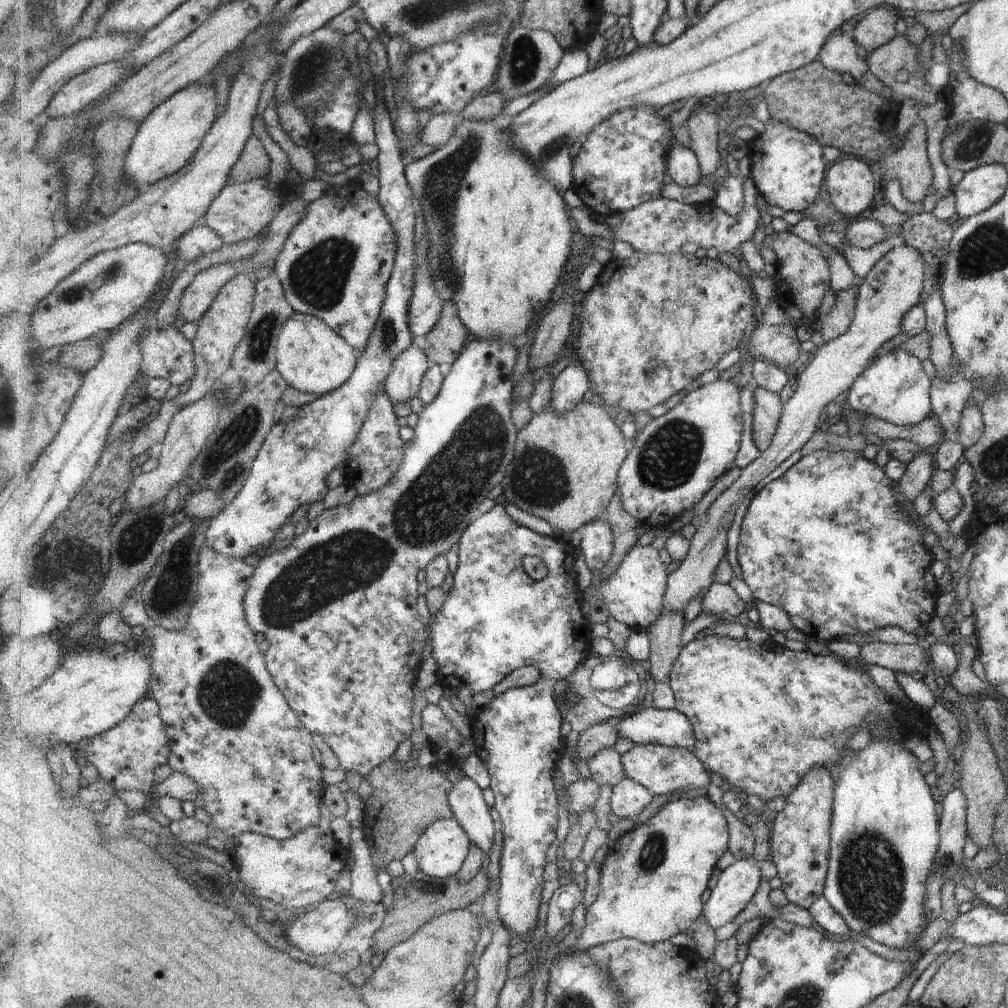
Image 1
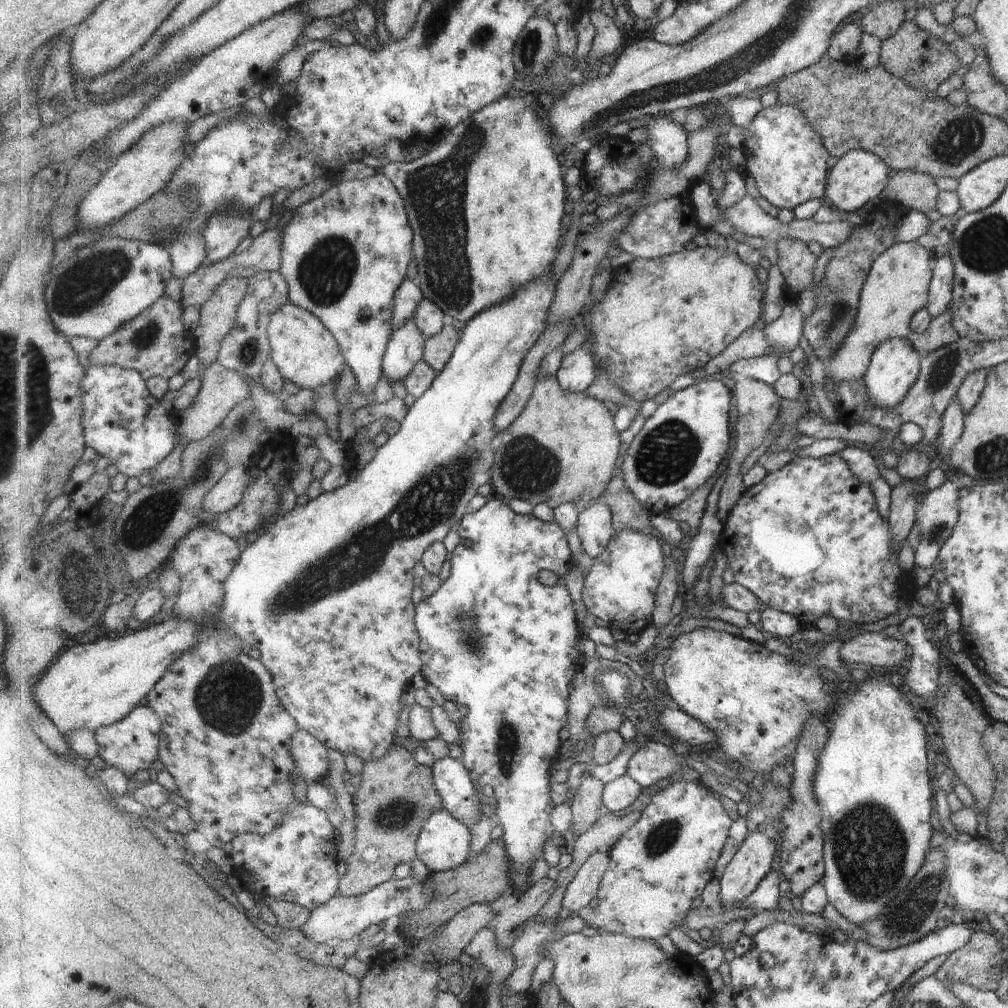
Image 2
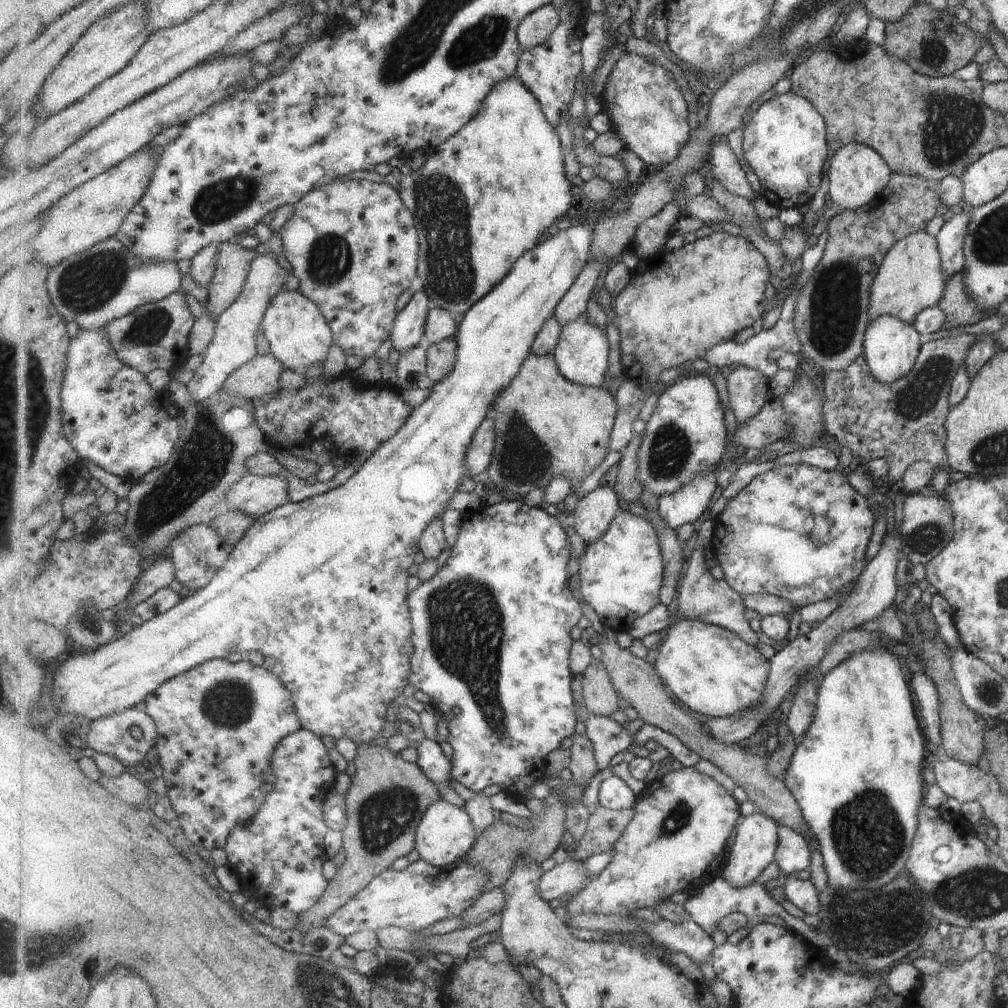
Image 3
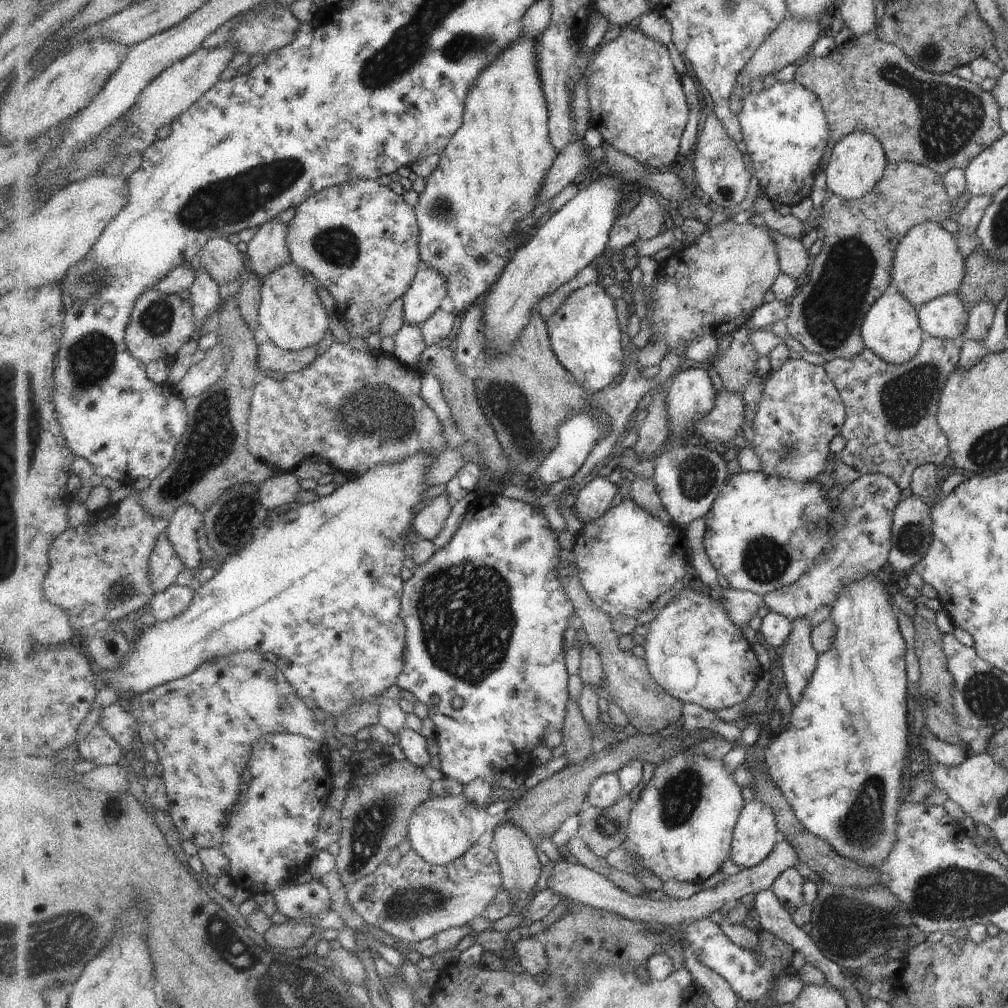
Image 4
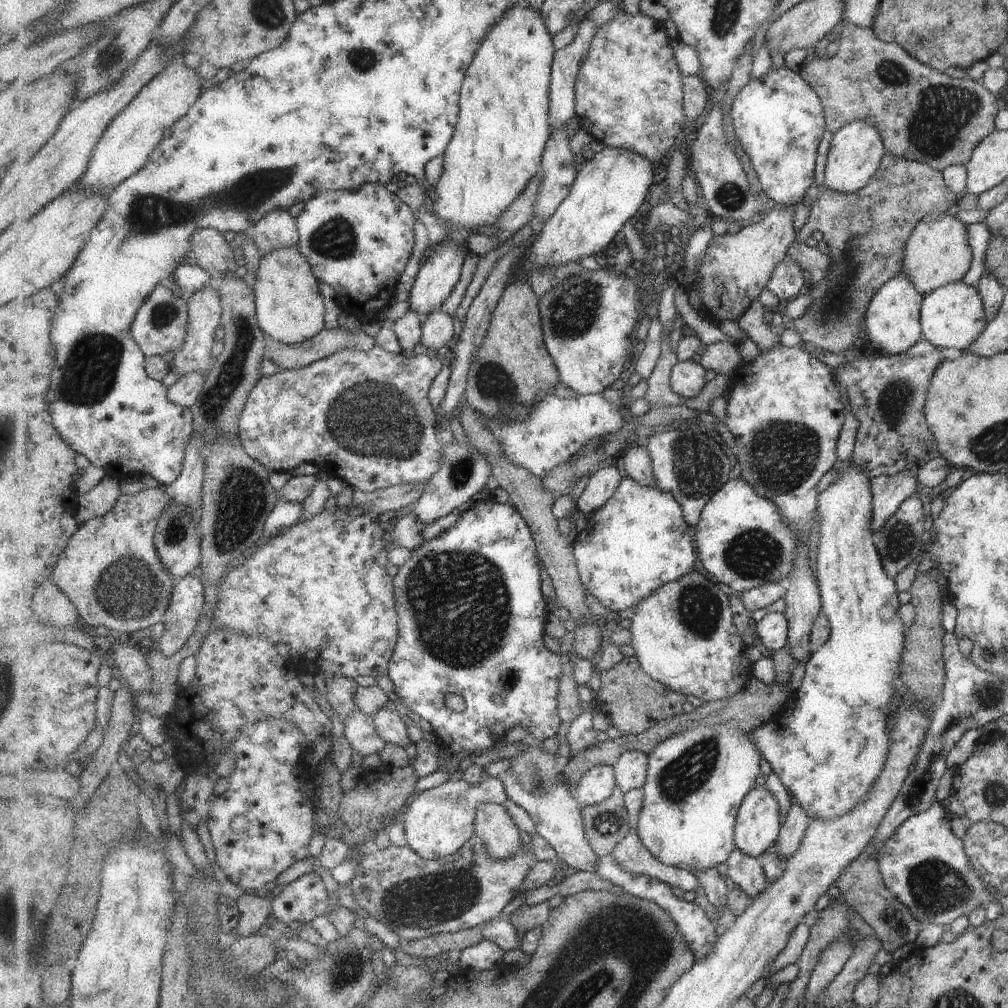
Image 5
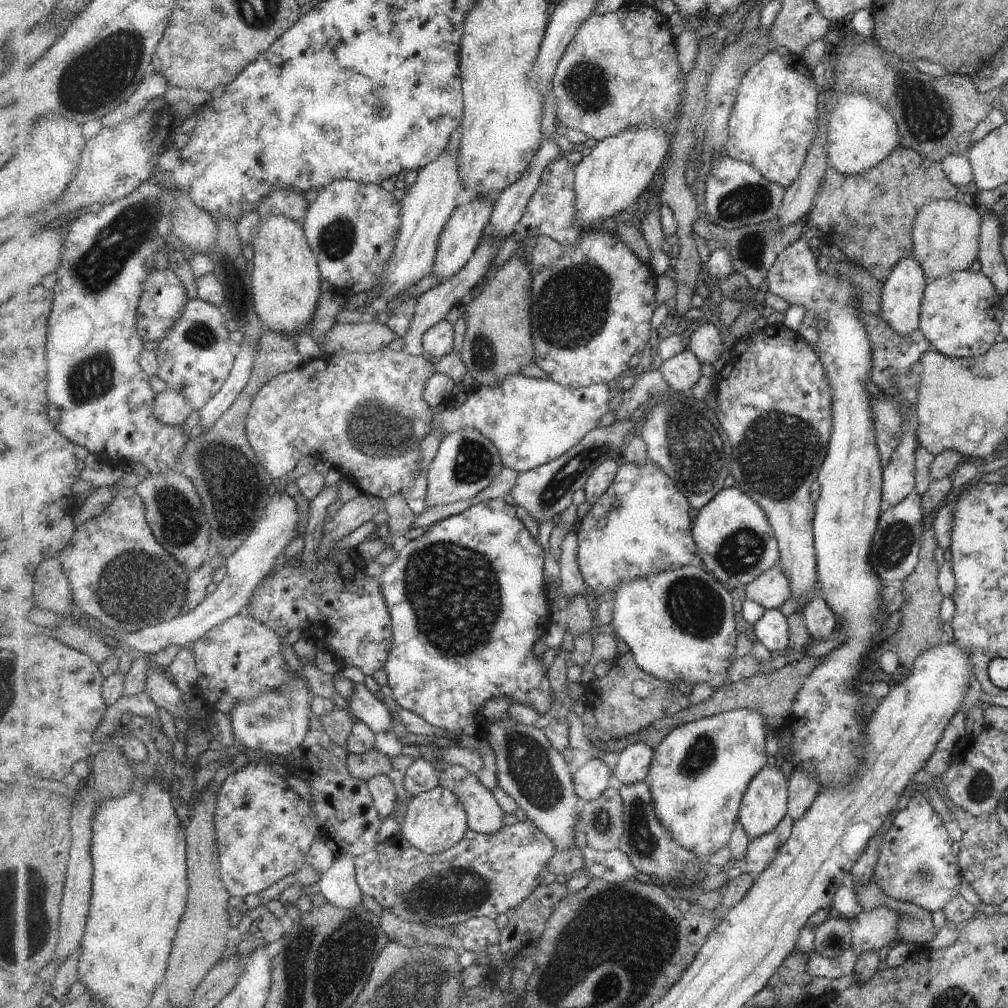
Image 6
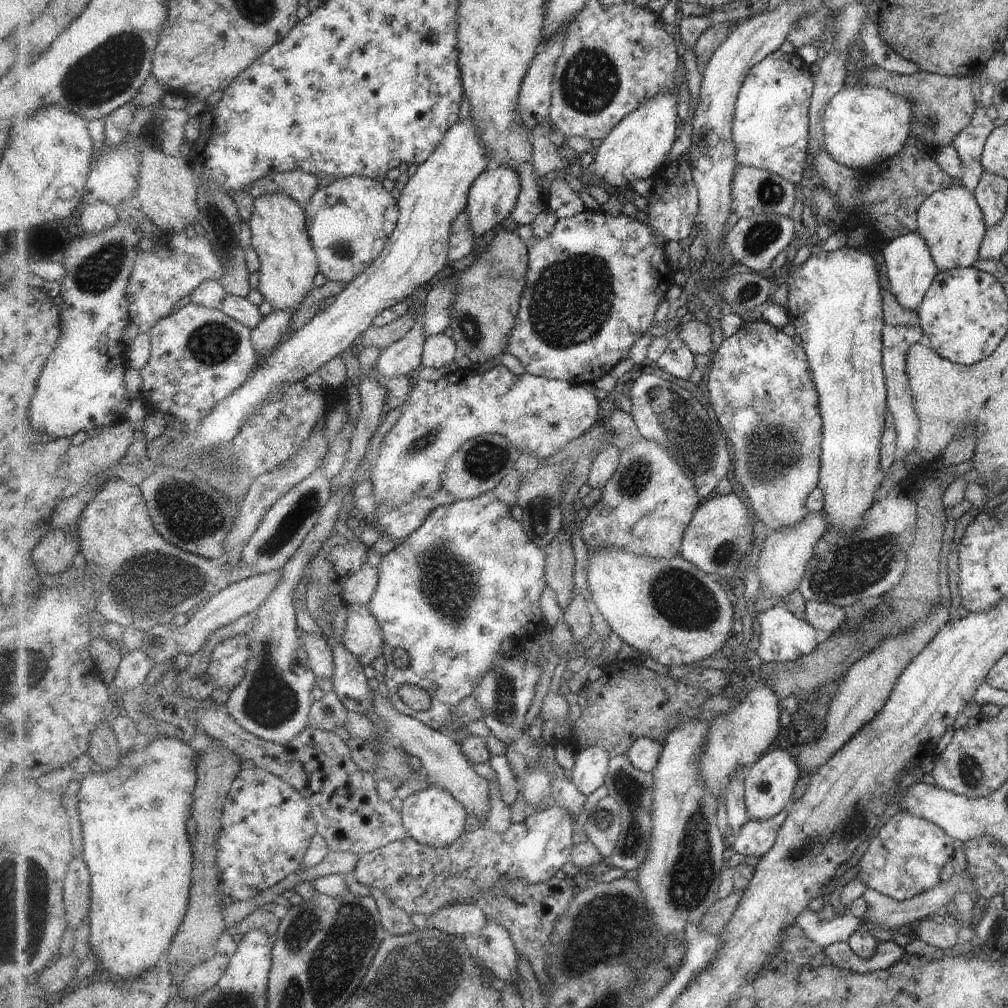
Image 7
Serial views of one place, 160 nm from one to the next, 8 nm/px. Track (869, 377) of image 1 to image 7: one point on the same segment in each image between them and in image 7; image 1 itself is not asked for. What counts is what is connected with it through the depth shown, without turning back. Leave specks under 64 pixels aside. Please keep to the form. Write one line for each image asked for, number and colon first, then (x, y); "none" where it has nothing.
2: (894, 364)
3: (890, 346)
4: (890, 330)
5: (892, 325)
6: (901, 292)
7: (909, 268)

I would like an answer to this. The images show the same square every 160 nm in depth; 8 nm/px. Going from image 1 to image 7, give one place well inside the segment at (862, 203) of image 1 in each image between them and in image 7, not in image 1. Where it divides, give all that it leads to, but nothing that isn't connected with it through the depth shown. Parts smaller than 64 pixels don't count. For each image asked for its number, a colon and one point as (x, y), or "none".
2: (857, 176)
3: (856, 175)
4: (855, 164)
5: (854, 154)
6: (860, 133)
7: (861, 125)

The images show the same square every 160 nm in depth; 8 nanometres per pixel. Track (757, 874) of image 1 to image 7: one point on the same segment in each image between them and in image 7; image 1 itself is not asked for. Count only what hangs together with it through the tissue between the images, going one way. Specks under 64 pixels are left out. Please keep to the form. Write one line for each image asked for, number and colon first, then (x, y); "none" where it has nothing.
2: (753, 861)
3: (756, 840)
4: (757, 834)
5: (758, 830)
6: (765, 805)
7: (769, 784)

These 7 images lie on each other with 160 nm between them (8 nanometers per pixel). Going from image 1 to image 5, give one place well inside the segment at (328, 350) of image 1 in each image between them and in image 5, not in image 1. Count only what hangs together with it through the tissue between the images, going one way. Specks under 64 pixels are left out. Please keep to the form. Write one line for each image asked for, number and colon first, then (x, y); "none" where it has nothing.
2: (306, 352)
3: (299, 335)
4: (291, 312)
5: (290, 308)

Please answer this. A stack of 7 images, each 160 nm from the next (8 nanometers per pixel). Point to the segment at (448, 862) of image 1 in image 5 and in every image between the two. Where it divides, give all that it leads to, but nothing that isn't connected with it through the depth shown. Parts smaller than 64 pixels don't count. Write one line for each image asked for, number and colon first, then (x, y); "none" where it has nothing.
2: (444, 844)
3: (446, 834)
4: (443, 829)
5: (439, 822)

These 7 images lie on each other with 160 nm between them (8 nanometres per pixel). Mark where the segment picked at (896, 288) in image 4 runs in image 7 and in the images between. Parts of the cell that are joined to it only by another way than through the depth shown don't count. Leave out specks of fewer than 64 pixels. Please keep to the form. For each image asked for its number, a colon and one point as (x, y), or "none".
5: (936, 253)
6: (945, 234)
7: (949, 221)

